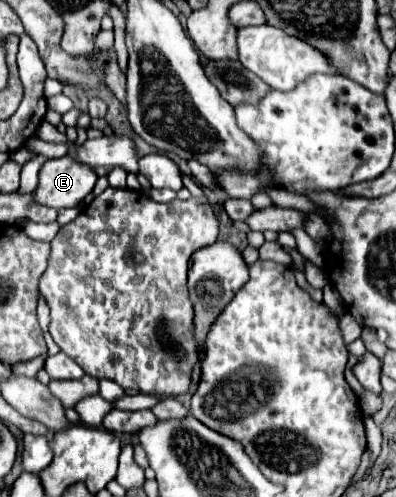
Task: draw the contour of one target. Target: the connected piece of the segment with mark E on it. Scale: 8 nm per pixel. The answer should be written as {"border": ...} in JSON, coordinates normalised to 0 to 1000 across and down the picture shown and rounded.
{"border":[[[177,314],[116,322],[101,342],[101,370],[86,398],[91,406],[141,423],[182,419],[232,386],[242,362],[247,354],[227,334],[202,330]]]}

